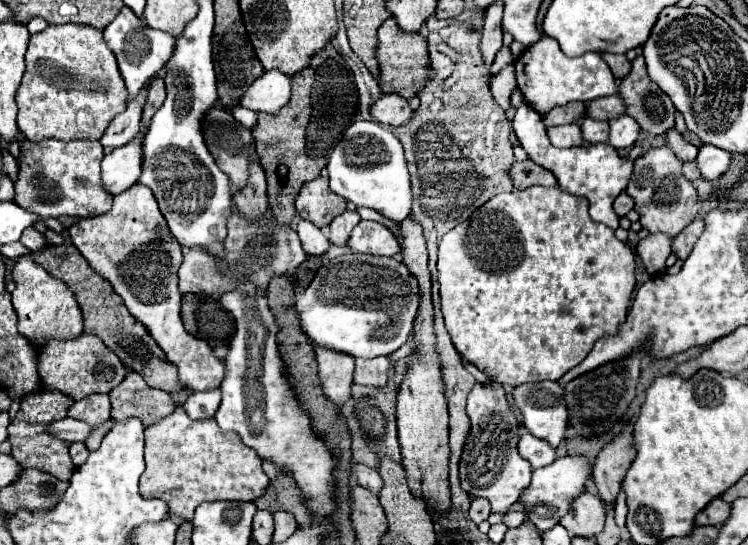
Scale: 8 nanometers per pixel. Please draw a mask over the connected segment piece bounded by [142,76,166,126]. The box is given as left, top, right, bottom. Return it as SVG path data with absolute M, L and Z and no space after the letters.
M156 76L150 86L148 86L148 98L146 98L146 104L144 104L144 110L142 110L142 126L148 126L150 118L156 114L156 110L162 106L166 98L166 88L164 88L164 80L160 76Z

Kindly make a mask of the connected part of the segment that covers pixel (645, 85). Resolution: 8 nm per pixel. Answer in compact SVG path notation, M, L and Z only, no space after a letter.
M642 56L632 60L632 70L626 78L622 78L618 94L626 104L626 114L630 114L642 130L664 134L674 126L676 108L658 84L650 80Z

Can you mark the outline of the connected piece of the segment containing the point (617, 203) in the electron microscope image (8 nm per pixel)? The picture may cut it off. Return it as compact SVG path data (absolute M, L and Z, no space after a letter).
M622 192L622 194L614 200L614 204L612 204L612 206L614 206L614 212L616 212L618 216L626 216L626 214L634 208L632 202L634 202L634 200L632 200L626 192Z

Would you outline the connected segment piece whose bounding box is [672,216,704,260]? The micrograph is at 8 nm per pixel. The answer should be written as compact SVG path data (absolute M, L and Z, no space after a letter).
M698 216L694 222L690 222L690 224L674 238L672 250L676 252L676 256L684 260L684 258L692 252L692 248L694 248L696 240L700 238L702 232L704 232L704 220Z

